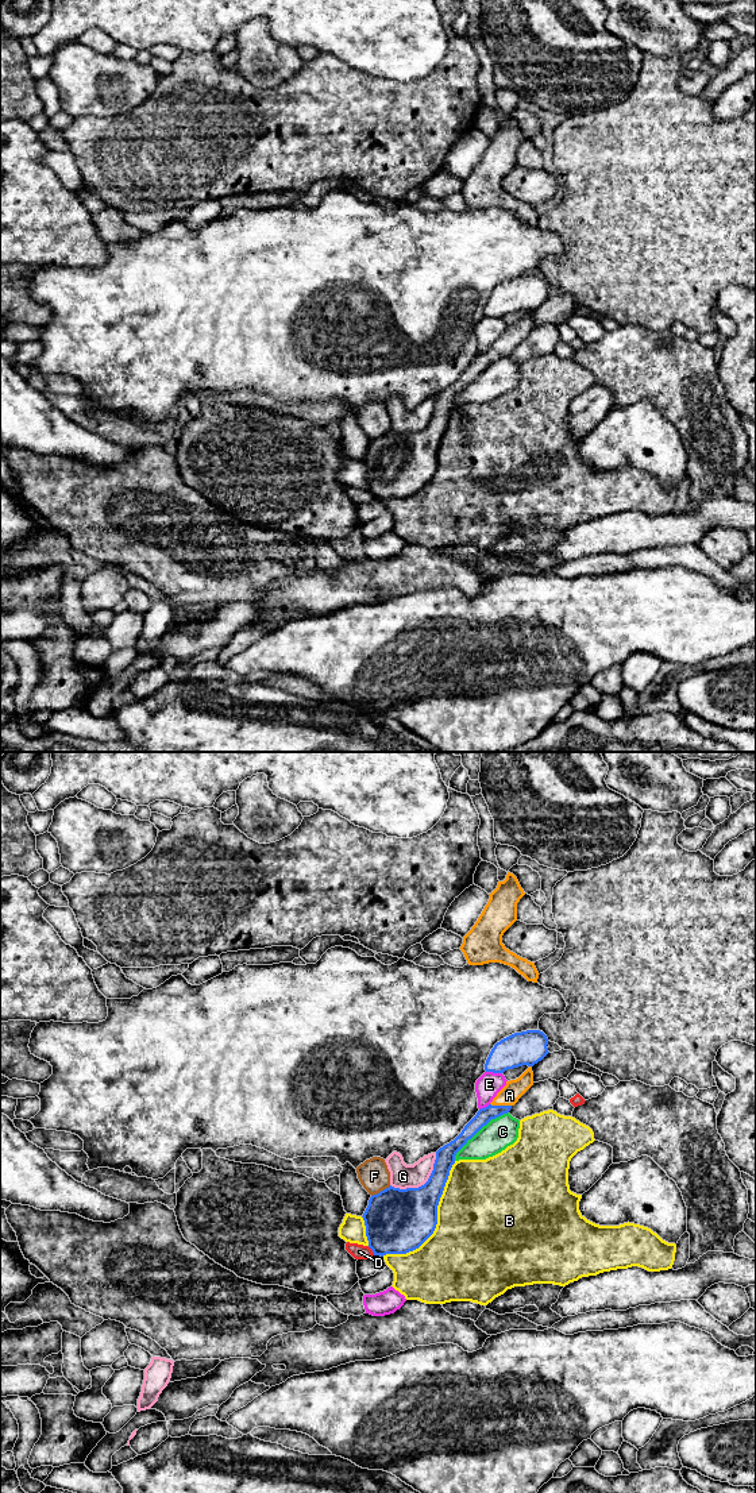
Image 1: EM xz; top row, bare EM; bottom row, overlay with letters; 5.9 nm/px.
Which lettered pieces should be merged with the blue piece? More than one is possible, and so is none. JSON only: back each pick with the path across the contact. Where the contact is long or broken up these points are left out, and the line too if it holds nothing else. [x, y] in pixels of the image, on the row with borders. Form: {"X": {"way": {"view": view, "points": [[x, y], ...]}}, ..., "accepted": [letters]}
{"accepted": ["A"]}

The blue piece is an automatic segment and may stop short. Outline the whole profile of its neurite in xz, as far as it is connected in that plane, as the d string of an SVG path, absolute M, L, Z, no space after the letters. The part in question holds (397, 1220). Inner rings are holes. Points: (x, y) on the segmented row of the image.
M532 1066L518 1079L506 1081L493 1102L481 1108L454 1141L436 1151L433 1170L424 1185L406 1189L390 1185L370 1197L362 1218L374 1255L406 1254L433 1234L437 1205L456 1153L491 1119L508 1114L532 1085Z

